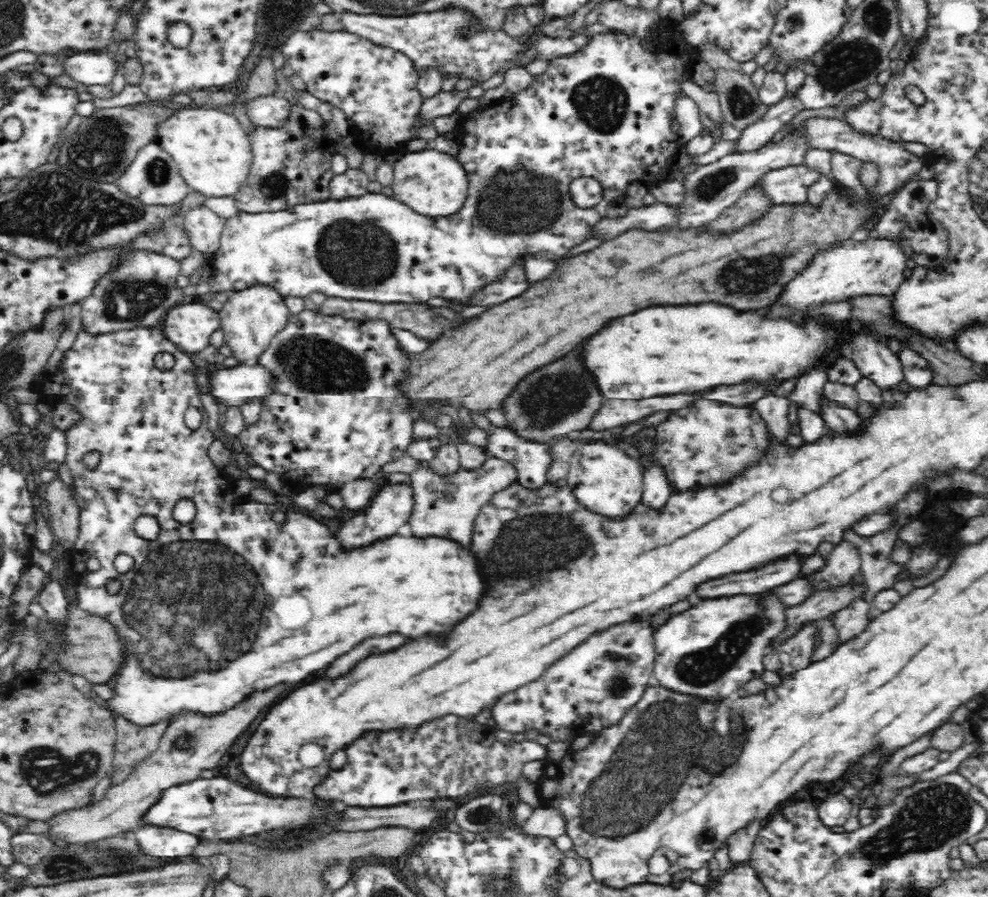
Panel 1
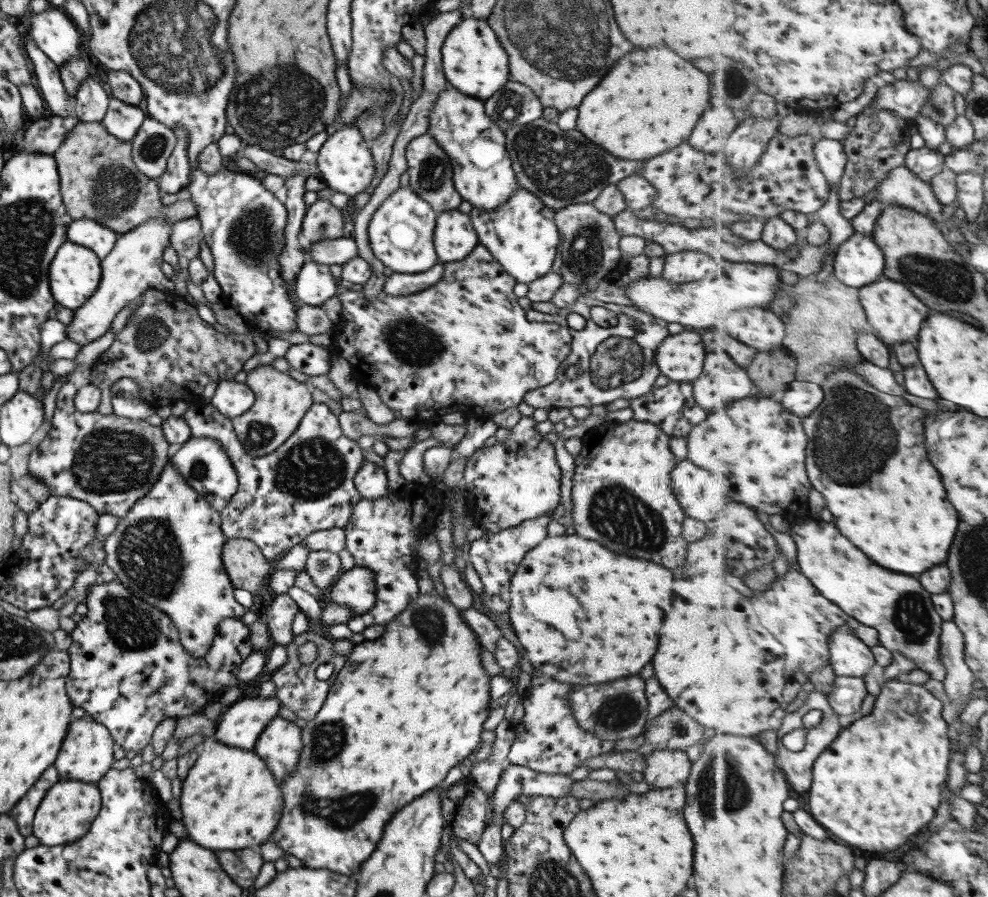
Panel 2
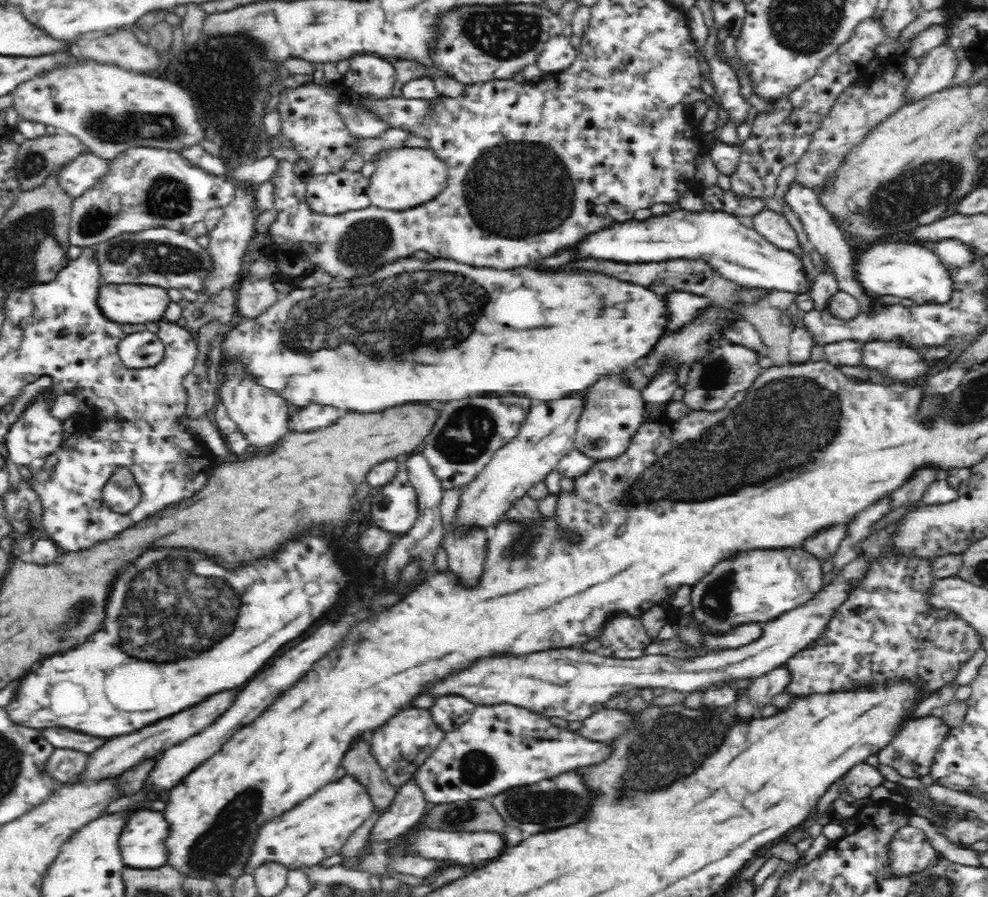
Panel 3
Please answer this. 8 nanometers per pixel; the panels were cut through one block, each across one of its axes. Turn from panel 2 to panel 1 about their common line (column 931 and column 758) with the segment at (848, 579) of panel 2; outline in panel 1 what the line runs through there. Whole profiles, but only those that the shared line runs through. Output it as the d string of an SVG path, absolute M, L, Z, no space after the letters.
M777 587L770 588L766 592L760 592L760 594L750 594L746 592L732 594L732 596L722 596L722 598L708 598L708 600L700 600L698 604L694 602L694 607L682 614L672 615L662 626L659 626L654 632L654 644L655 644L655 656L653 664L653 681L668 690L674 692L682 692L690 694L692 696L701 696L707 698L708 701L722 701L727 697L733 698L735 691L742 688L749 680L753 678L760 678L760 674L763 674L765 670L763 660L765 654L773 641L781 634L787 627L786 610L788 607L784 605L781 596L777 595Z

